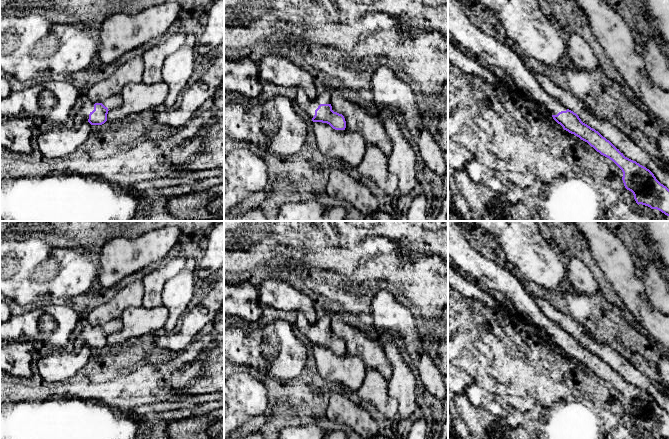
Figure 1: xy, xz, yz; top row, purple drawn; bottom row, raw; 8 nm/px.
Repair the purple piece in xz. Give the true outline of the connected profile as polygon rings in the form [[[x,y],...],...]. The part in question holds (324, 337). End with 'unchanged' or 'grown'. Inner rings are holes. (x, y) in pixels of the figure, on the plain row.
[[[297,313],[296,325],[313,346],[327,347],[335,354],[345,354],[344,340],[332,334],[330,315],[323,315],[315,323],[310,323],[304,313]]]; grown

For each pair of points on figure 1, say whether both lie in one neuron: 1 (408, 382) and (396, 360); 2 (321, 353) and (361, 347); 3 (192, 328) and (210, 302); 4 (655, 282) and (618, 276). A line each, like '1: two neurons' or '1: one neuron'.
1: one neuron
2: two neurons
3: one neuron
4: two neurons

